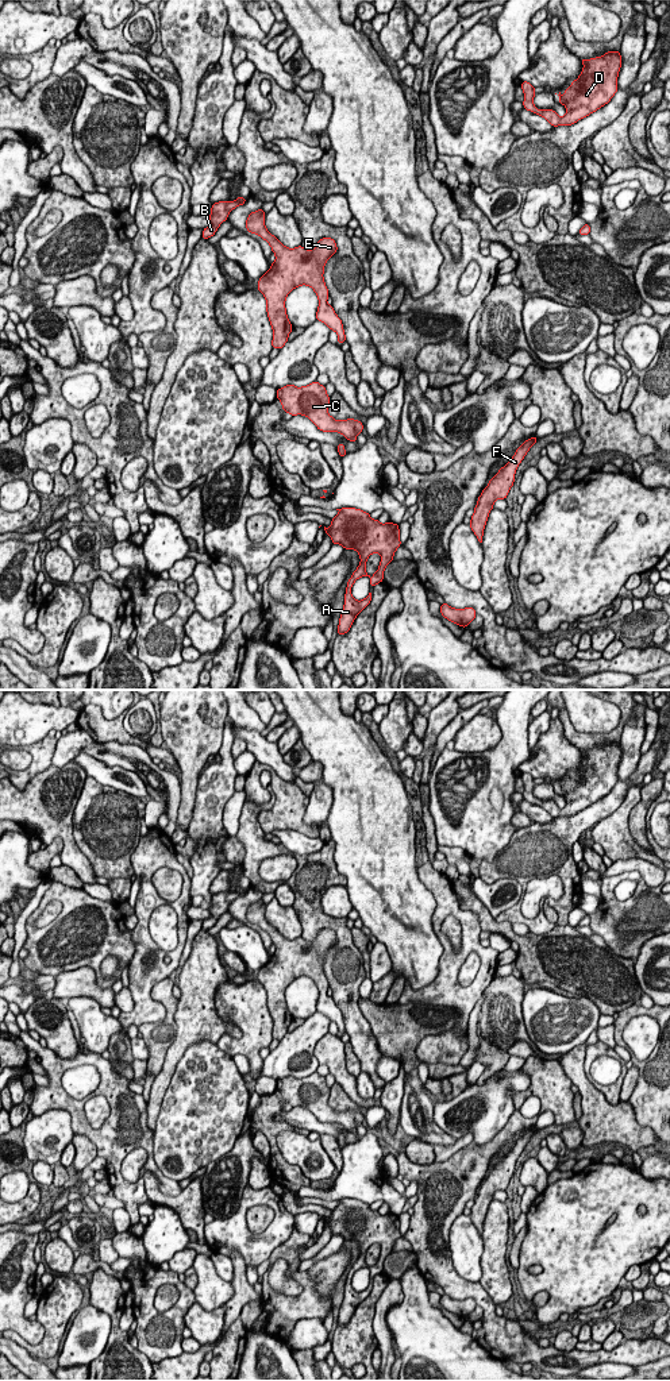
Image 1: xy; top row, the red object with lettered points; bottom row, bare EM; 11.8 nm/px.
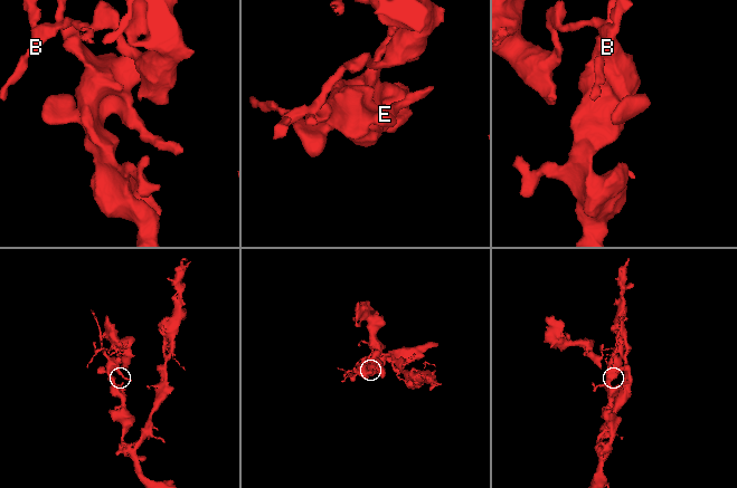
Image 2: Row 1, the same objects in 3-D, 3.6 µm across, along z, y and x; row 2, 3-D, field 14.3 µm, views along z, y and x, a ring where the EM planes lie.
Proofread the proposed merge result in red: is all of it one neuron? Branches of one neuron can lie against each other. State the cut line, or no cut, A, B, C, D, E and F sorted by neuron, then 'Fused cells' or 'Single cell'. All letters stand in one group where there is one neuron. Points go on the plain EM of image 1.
Split along xy (237, 891), (241, 895). Groups: A C D E F / B. Fused cells

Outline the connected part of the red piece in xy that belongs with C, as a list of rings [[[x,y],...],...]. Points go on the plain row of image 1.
[[[317,1072],[303,1079],[286,1076],[277,1080],[277,1089],[286,1104],[307,1107],[319,1122],[339,1123],[349,1133],[357,1133],[357,1126],[362,1125],[363,1116],[361,1112],[354,1110],[338,1112],[328,1106],[330,1088],[326,1077]]]

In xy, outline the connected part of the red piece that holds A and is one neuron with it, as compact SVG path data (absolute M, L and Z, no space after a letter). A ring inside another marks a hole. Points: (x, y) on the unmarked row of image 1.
M355 1199L336 1200L339 1204L331 1210L332 1214L324 1226L328 1224L332 1237L340 1235L344 1241L355 1241L359 1245L361 1254L353 1264L347 1273L344 1285L344 1297L339 1309L338 1326L346 1326L355 1308L370 1295L371 1284L362 1291L357 1292L351 1287L351 1278L361 1268L370 1269L370 1278L384 1272L384 1261L393 1251L396 1241L401 1237L398 1215L386 1214L381 1215L373 1211L369 1204ZM378 1243L381 1253L378 1261L370 1268L366 1261L367 1249Z

